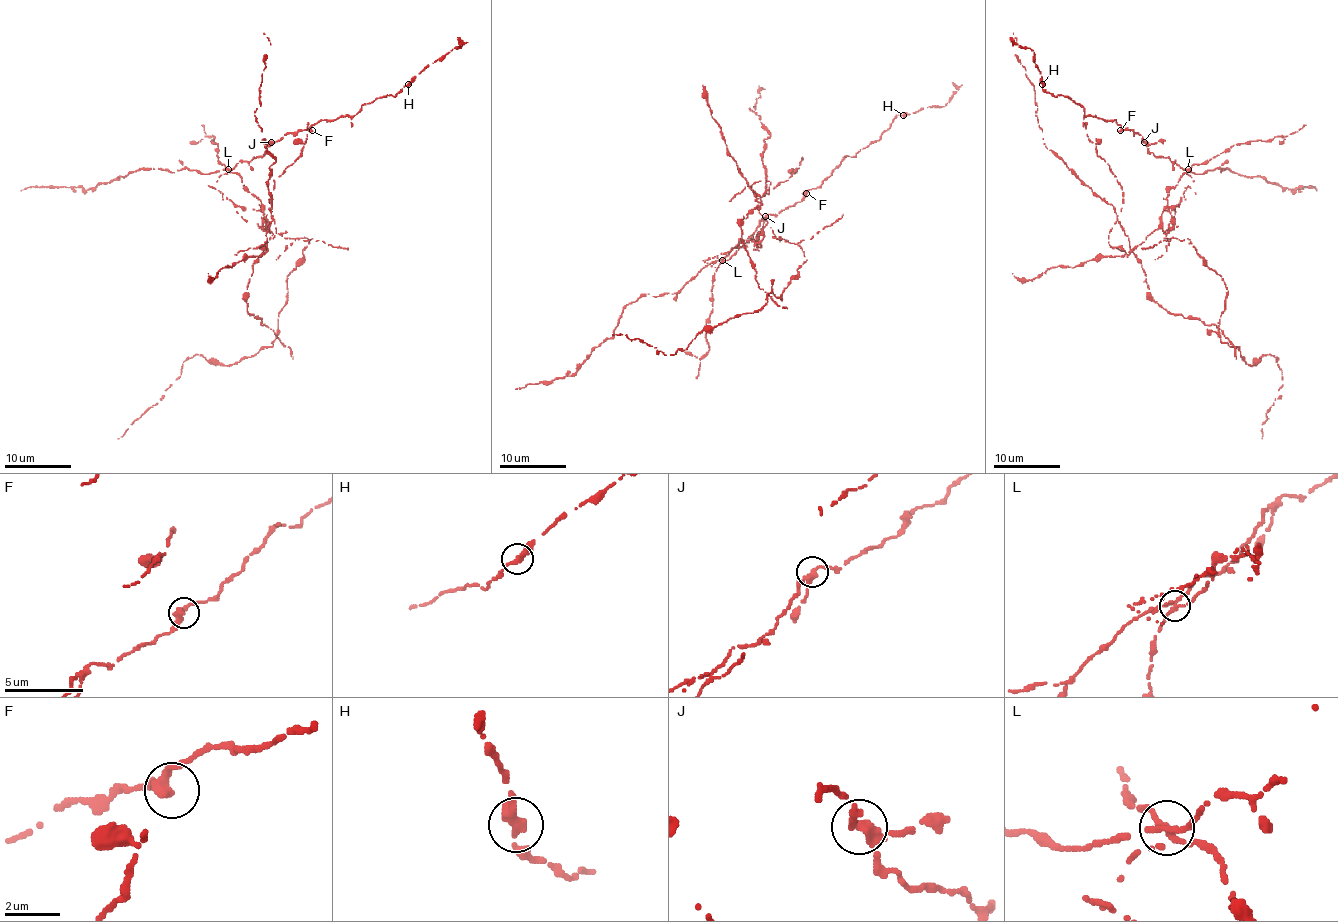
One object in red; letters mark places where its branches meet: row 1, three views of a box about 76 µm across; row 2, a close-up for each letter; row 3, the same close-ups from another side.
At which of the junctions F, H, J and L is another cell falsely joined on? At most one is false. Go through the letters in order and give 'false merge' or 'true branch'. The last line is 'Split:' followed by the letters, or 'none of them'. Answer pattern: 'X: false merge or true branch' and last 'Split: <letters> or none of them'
F: true branch
H: true branch
J: true branch
L: false merge
Split: L

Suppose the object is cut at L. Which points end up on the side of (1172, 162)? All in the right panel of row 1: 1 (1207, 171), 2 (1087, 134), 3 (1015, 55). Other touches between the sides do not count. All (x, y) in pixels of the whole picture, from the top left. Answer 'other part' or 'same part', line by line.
1: same part
2: other part
3: other part

